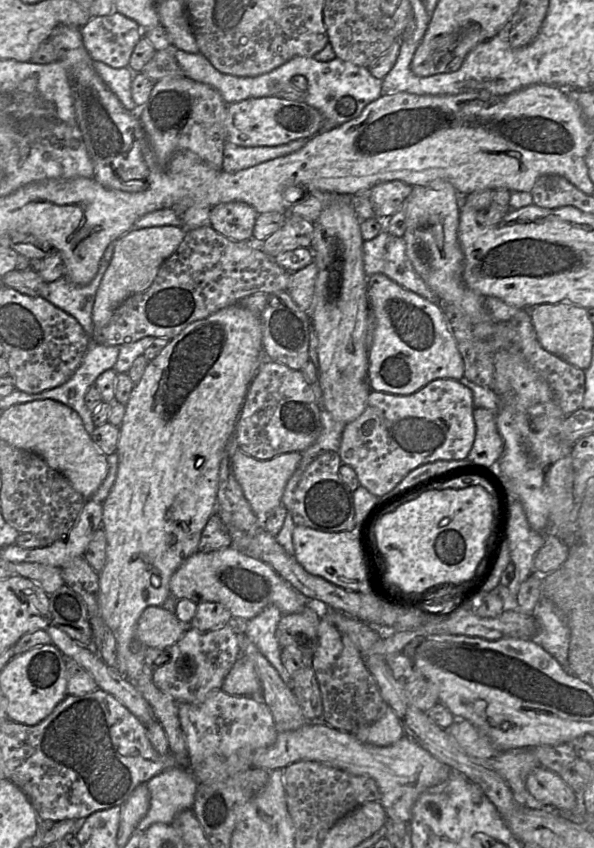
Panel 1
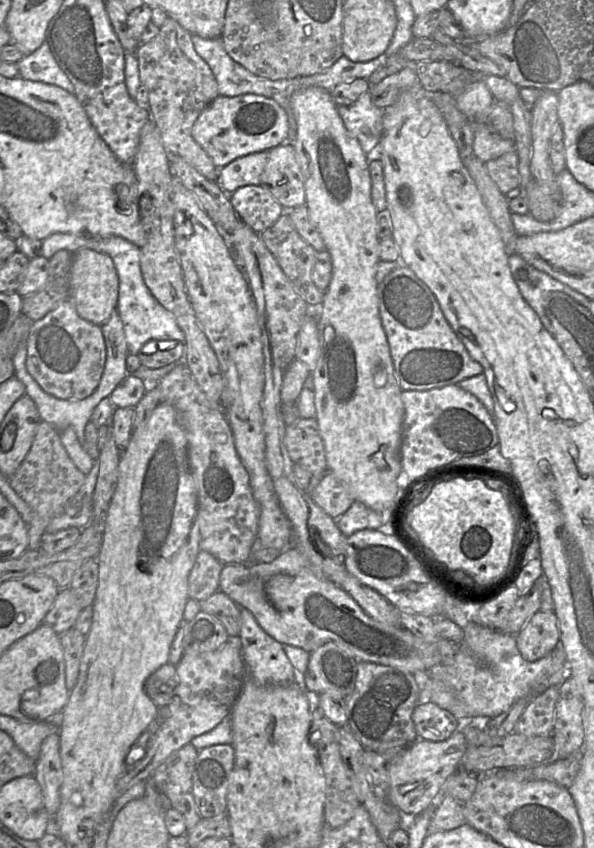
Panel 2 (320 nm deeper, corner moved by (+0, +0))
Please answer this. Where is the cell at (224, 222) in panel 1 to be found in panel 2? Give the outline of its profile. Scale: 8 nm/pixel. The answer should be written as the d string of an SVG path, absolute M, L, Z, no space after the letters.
M246 185L231 193L238 217L256 233L272 226L286 211L262 185Z

